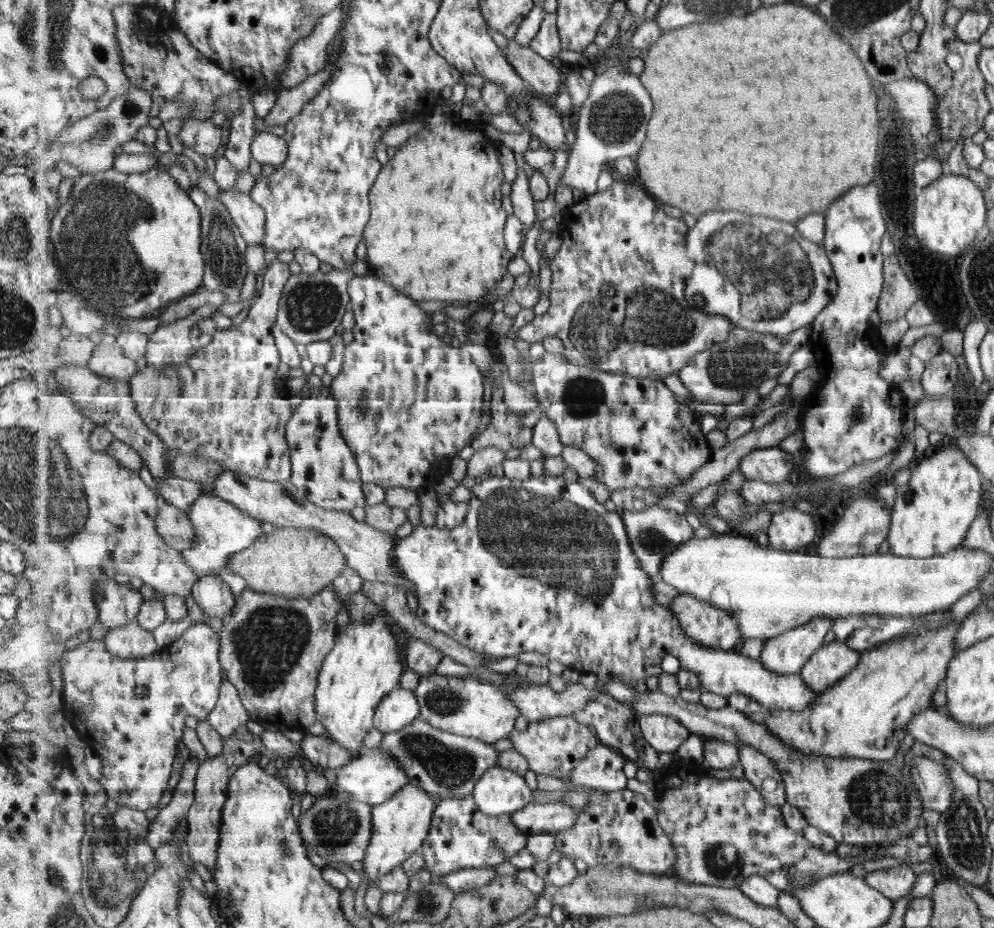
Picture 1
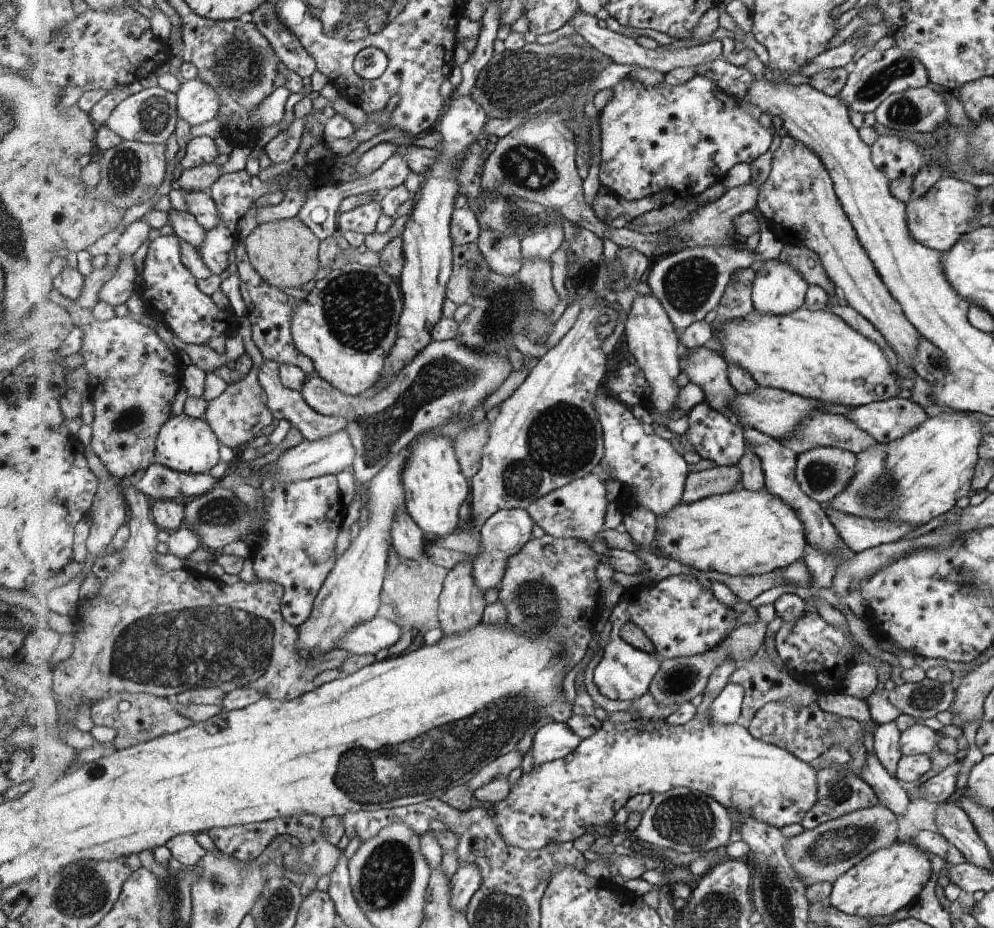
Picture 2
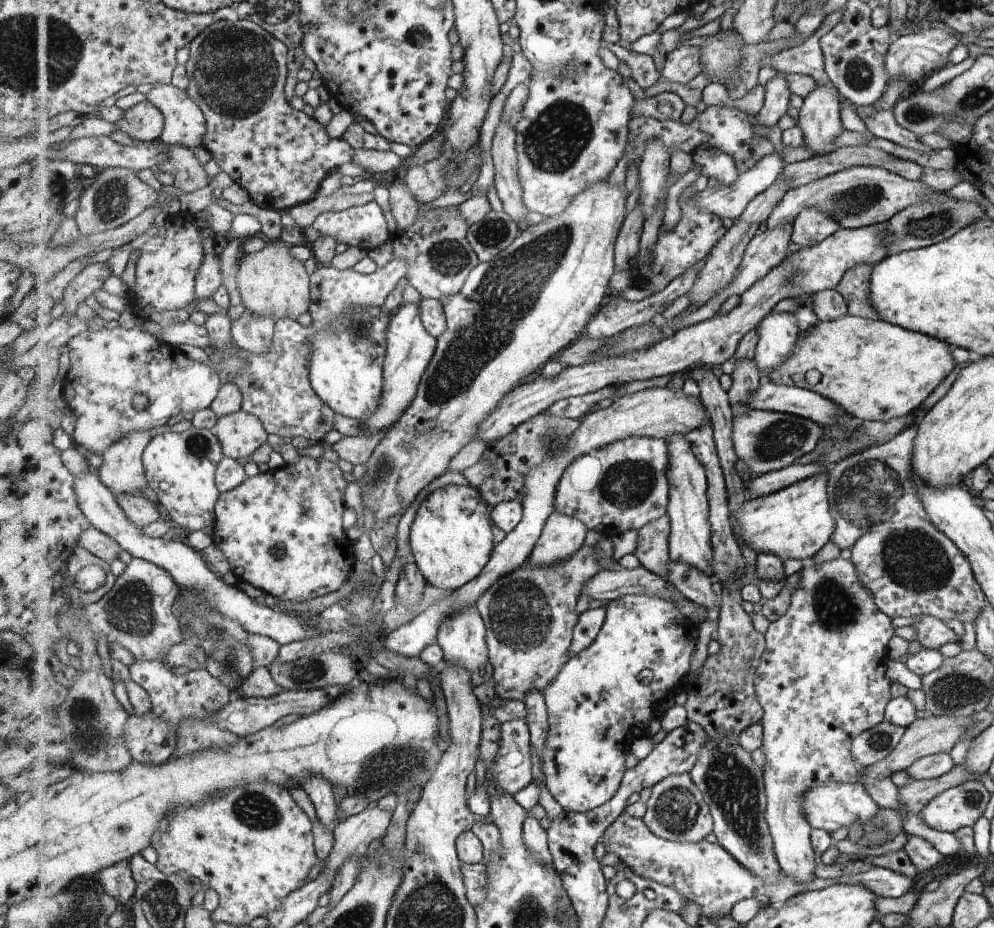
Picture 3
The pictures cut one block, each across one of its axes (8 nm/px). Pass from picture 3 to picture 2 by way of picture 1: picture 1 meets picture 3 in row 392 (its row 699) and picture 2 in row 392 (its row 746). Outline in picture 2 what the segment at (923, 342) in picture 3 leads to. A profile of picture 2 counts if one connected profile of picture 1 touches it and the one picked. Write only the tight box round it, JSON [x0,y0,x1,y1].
[716,307,902,407]

